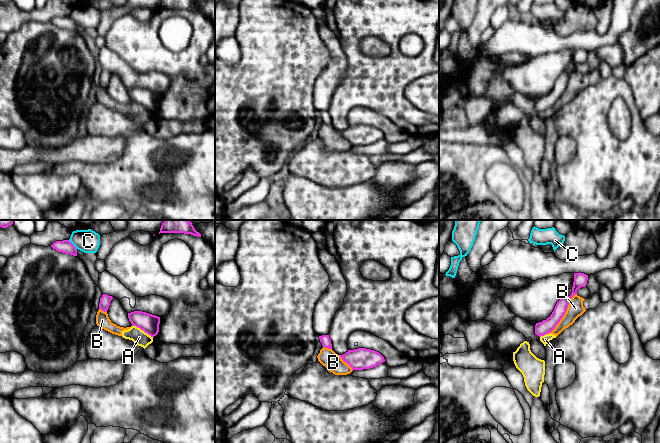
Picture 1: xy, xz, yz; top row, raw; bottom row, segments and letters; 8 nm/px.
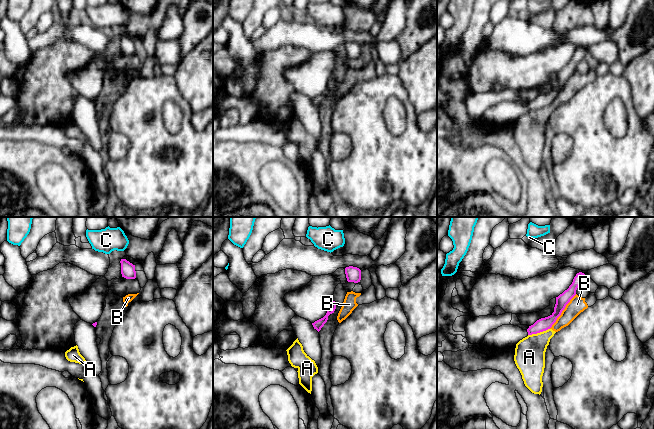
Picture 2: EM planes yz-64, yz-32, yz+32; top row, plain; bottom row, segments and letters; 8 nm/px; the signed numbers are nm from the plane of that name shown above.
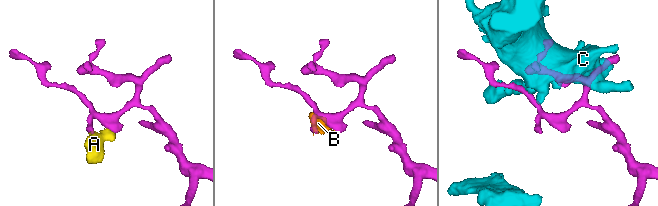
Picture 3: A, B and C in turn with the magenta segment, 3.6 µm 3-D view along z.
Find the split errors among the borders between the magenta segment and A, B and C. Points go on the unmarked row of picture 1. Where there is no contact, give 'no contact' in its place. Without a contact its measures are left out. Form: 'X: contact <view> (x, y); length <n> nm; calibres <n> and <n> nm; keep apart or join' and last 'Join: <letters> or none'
A: contact xy (143, 106); length 190 nm; calibres 150 and 120 nm; keep apart
B: contact yz (565, 88); length 380 nm; calibres 110 and 130 nm; keep apart
C: contact xy (73, 21); length 100 nm; calibres 110 and 190 nm; keep apart
Join: none

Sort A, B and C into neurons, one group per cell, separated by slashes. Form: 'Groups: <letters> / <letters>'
Groups: A B / C

